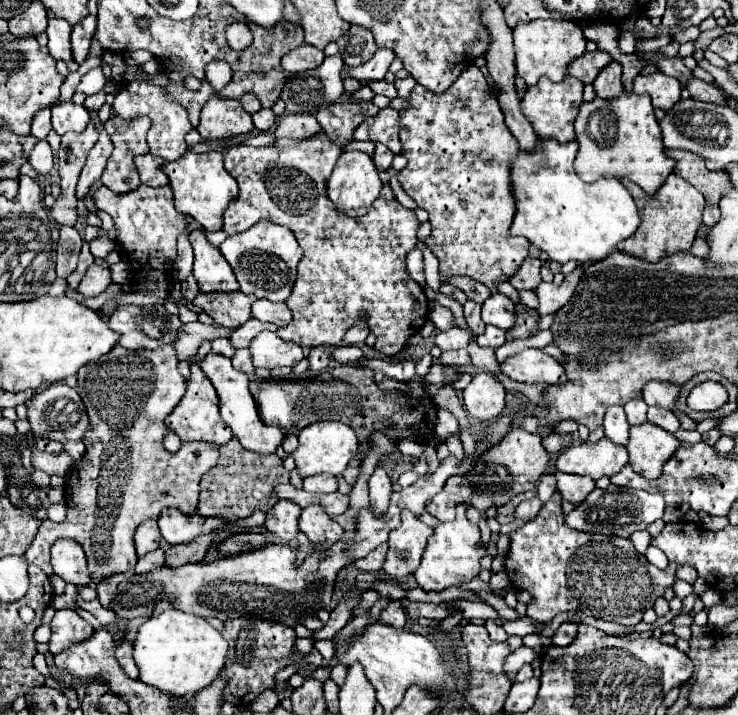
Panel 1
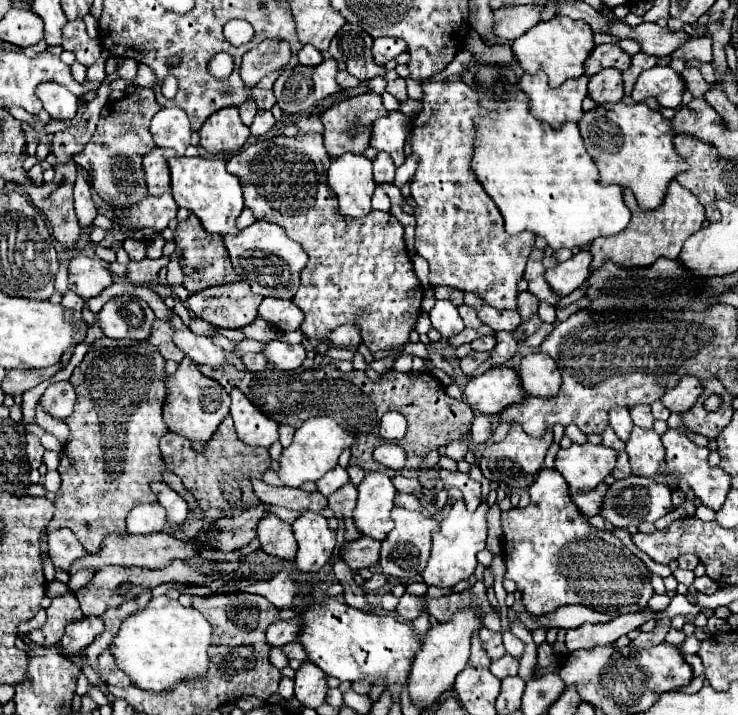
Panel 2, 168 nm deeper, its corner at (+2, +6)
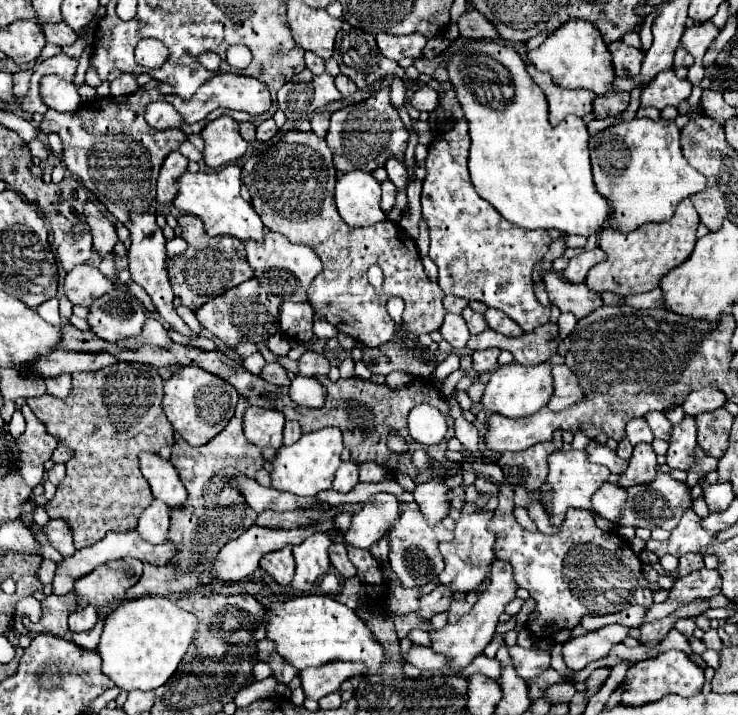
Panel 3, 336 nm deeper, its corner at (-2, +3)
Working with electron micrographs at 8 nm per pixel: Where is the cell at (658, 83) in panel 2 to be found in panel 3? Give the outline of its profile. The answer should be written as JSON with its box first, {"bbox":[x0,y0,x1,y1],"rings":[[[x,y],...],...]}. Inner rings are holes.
{"bbox":[642,71,692,109],"rings":[[[660,71],[642,91],[642,105],[664,109],[666,105],[678,107],[692,93],[692,83],[688,79],[678,79],[674,71]]]}

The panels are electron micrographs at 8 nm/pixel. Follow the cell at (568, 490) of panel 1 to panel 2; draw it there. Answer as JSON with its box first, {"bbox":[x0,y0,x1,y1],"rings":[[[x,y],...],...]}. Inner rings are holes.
{"bbox":[572,482,608,516],"rings":[[[600,482],[594,490],[590,490],[586,494],[576,494],[576,496],[572,496],[572,500],[576,502],[576,506],[580,508],[580,512],[584,516],[596,516],[596,514],[600,514],[606,490],[608,490],[608,484]]]}

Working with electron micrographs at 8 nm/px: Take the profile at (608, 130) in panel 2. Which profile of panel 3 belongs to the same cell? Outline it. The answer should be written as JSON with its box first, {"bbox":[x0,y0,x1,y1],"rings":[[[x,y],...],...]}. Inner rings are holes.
{"bbox":[590,117,706,231],"rings":[[[636,117],[632,121],[622,121],[618,125],[606,127],[590,137],[590,159],[596,189],[612,203],[614,219],[610,219],[608,225],[620,231],[634,231],[650,221],[668,221],[682,199],[706,187],[706,177],[700,171],[696,171],[682,155],[680,129],[676,127],[674,121],[672,121],[672,133],[668,121],[652,121],[648,117],[642,119]]]}

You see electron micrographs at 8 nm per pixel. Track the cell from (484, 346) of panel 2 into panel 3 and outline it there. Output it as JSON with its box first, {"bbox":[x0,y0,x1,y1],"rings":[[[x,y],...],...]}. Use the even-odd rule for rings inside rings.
{"bbox":[474,349,500,373],"rings":[[[482,349],[482,351],[474,351],[474,371],[482,373],[482,371],[492,371],[496,367],[500,349]]]}

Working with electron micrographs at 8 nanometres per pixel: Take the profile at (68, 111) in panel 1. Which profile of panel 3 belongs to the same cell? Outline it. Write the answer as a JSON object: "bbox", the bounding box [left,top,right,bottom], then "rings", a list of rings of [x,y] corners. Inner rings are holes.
{"bbox":[40,75,82,113],"rings":[[[56,75],[42,77],[40,97],[50,109],[60,111],[60,113],[76,113],[76,109],[80,109],[82,105],[76,87]]]}

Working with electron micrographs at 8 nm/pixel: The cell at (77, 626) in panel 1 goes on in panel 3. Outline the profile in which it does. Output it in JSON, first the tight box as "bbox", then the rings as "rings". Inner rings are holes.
{"bbox":[26,593,78,637],"rings":[[[76,593],[68,595],[50,595],[42,601],[42,619],[38,623],[26,621],[26,629],[32,635],[50,633],[56,637],[64,637],[68,631],[68,617],[78,609]]]}

